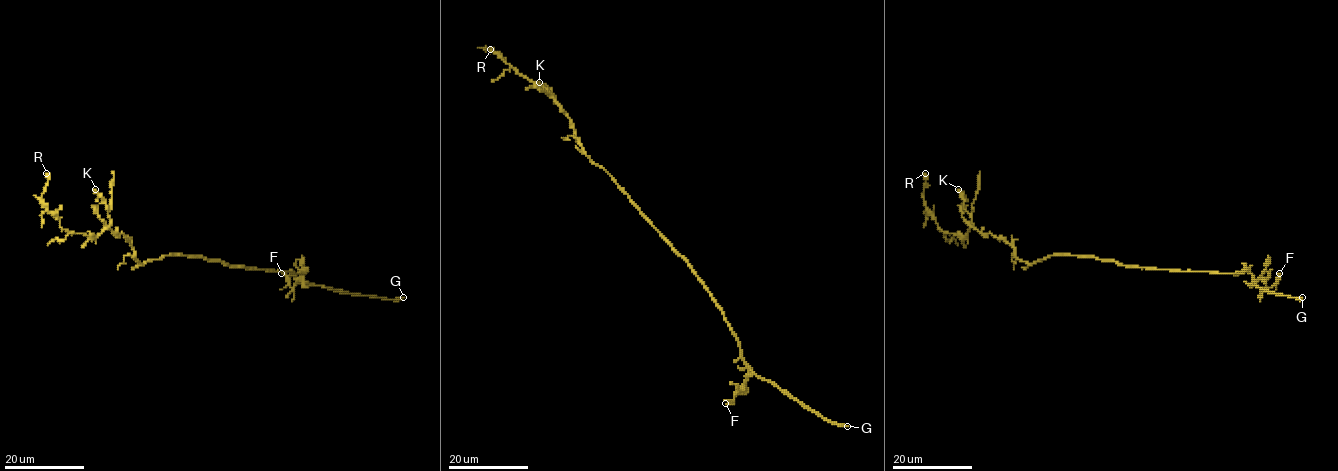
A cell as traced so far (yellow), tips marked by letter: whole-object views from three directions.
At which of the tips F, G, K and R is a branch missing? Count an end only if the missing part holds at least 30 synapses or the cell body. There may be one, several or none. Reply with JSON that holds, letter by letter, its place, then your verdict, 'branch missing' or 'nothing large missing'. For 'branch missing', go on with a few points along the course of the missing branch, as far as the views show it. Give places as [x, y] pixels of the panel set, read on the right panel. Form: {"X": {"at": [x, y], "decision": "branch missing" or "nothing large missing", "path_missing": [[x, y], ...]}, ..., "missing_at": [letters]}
{"F": {"at": [1279, 273], "decision": "nothing large missing"}, "G": {"at": [1302, 297], "decision": "branch missing", "path_missing": [[1302, 297], [1296, 308], [1270, 308], [1251, 322], [1232, 289], [1248, 285], [1268, 290]]}, "K": {"at": [958, 189], "decision": "nothing large missing"}, "R": {"at": [925, 173], "decision": "nothing large missing"}, "missing_at": ["G"]}

